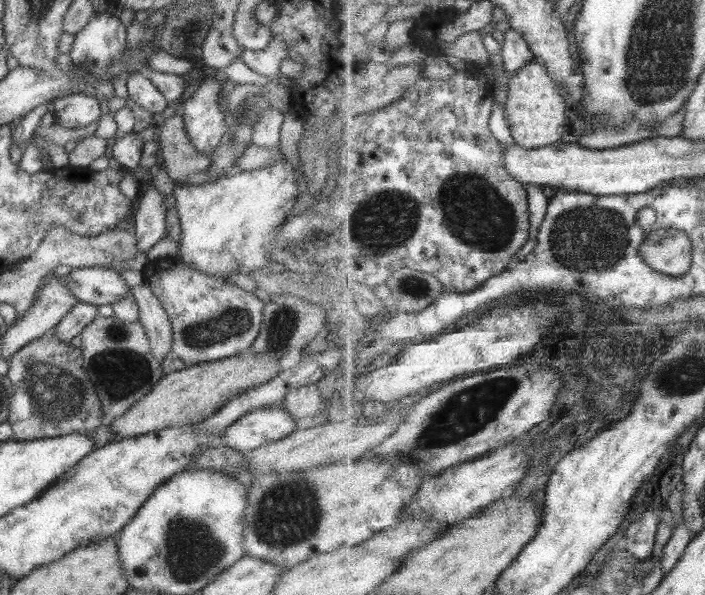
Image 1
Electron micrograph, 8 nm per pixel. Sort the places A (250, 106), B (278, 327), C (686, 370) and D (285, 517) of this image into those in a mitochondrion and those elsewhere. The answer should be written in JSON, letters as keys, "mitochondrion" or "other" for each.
{"A":"mitochondrion","B":"mitochondrion","C":"mitochondrion","D":"mitochondrion"}

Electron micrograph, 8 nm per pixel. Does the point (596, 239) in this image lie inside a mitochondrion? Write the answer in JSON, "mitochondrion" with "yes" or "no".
{"mitochondrion":"yes"}

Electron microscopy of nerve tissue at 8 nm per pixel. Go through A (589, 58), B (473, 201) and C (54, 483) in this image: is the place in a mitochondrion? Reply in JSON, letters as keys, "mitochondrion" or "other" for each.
{"A":"other","B":"mitochondrion","C":"other"}

